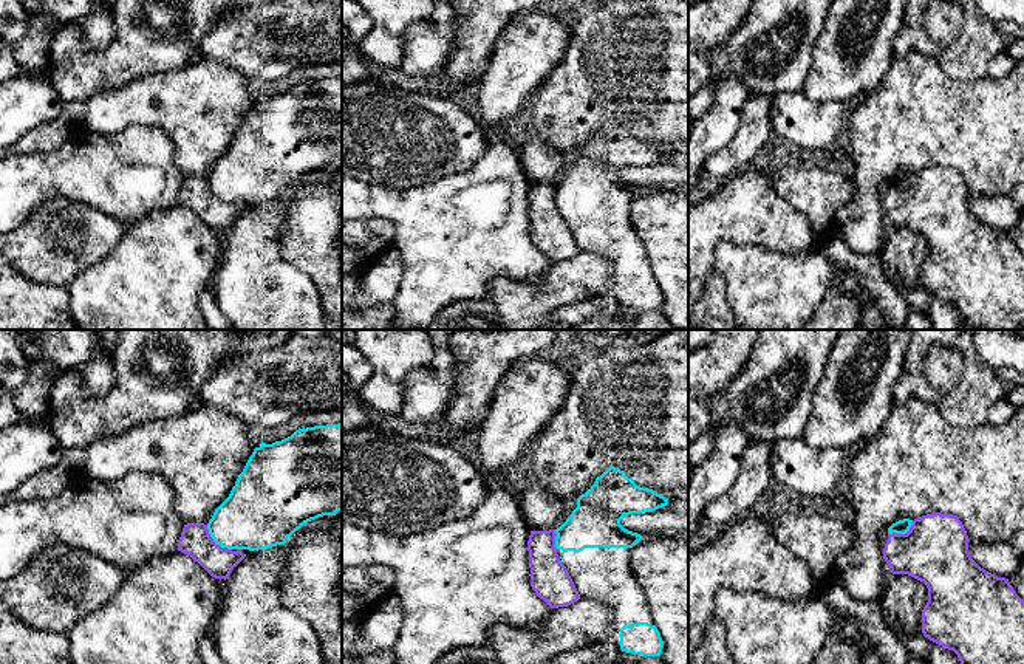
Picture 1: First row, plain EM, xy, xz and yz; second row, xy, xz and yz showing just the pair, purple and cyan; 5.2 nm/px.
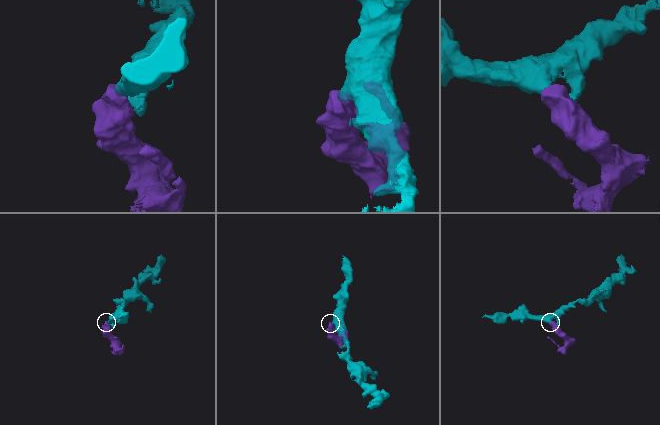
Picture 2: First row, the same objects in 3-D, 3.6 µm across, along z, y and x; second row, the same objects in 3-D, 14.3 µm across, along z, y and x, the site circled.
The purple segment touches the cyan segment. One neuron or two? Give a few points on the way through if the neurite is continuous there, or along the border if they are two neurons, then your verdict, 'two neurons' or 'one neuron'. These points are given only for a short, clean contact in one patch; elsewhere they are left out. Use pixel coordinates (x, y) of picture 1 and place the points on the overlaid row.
two neurons

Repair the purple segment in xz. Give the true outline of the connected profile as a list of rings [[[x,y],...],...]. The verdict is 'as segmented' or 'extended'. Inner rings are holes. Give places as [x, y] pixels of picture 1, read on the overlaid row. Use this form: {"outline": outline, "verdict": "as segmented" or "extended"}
{"outline": [[[555,529],[531,531],[527,540],[531,587],[551,608],[568,607],[580,594],[557,554]]], "verdict": "as segmented"}

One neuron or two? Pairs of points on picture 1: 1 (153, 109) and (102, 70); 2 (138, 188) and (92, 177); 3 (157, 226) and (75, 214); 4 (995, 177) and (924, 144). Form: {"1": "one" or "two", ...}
{"1": "two", "2": "one", "3": "two", "4": "one"}

